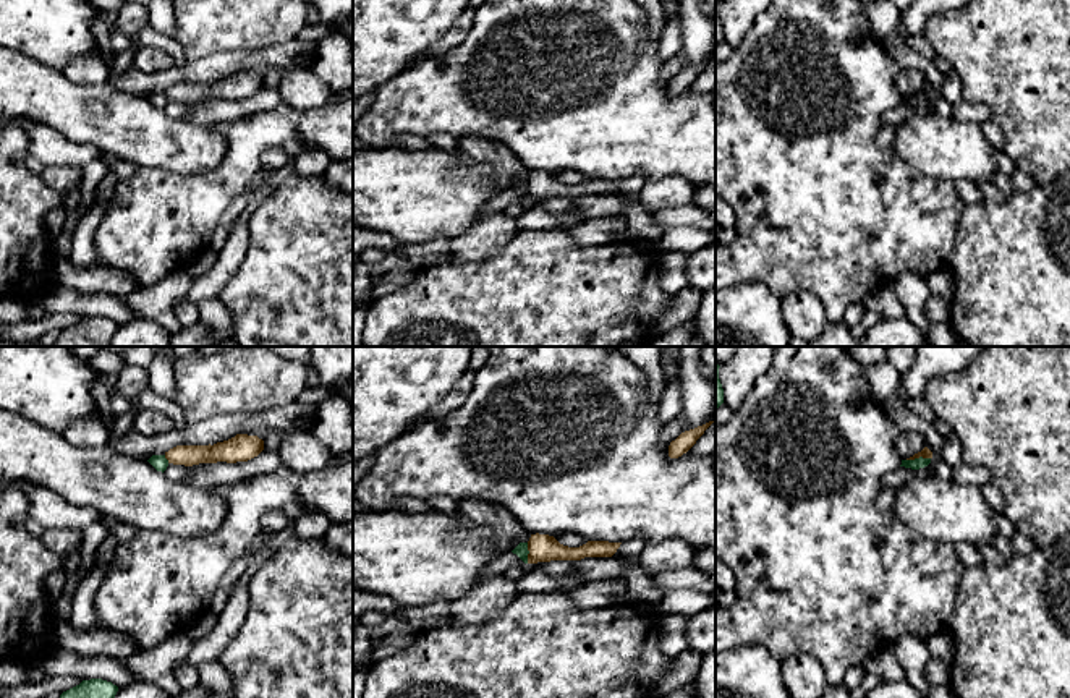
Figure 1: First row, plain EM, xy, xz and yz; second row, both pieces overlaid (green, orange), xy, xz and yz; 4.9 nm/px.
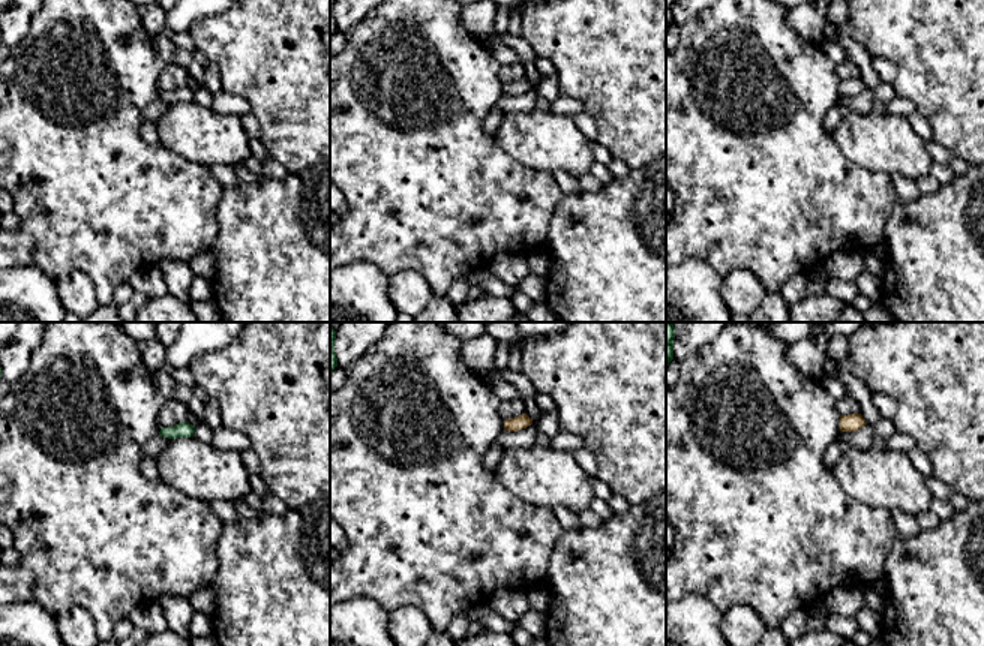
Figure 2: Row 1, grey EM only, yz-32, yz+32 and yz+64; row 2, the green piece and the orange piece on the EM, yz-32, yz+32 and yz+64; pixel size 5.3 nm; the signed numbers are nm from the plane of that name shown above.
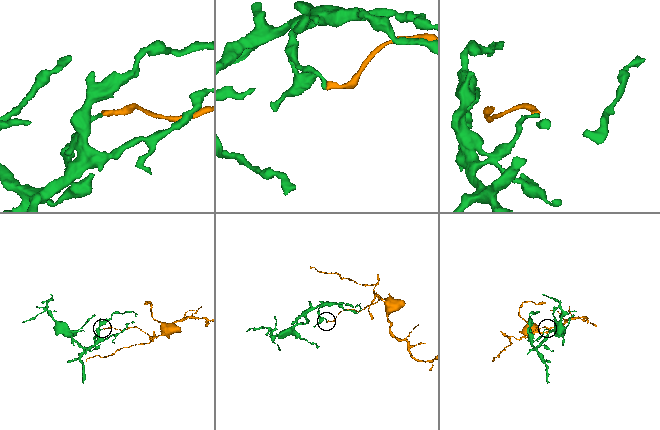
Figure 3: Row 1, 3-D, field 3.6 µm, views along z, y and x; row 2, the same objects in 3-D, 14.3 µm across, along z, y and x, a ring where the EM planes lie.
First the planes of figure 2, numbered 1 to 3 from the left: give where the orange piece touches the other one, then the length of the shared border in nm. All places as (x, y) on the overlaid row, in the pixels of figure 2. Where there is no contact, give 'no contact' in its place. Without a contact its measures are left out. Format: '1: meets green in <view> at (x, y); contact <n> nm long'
1: no contact
2: no contact
3: no contact

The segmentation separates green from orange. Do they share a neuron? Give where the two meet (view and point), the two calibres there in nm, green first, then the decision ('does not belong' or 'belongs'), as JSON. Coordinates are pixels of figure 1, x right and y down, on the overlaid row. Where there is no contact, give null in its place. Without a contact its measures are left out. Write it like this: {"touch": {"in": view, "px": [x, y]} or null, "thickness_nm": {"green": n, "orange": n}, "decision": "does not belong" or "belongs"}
{"touch": {"in": "yz", "px": [920, 457]}, "thickness_nm": {"green": 60, "orange": 50}, "decision": "does not belong"}

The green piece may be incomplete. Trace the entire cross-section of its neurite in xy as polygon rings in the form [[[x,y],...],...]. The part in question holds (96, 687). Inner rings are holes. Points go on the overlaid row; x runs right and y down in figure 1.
[[[102,679],[83,680],[63,692],[60,698],[115,698],[118,687]]]

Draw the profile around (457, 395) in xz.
[[[466,372],[444,397],[442,400],[431,408],[424,416],[419,416],[410,429],[414,429],[416,426],[421,426],[426,421],[437,419],[439,416],[461,406],[469,390],[473,389],[476,372]]]

